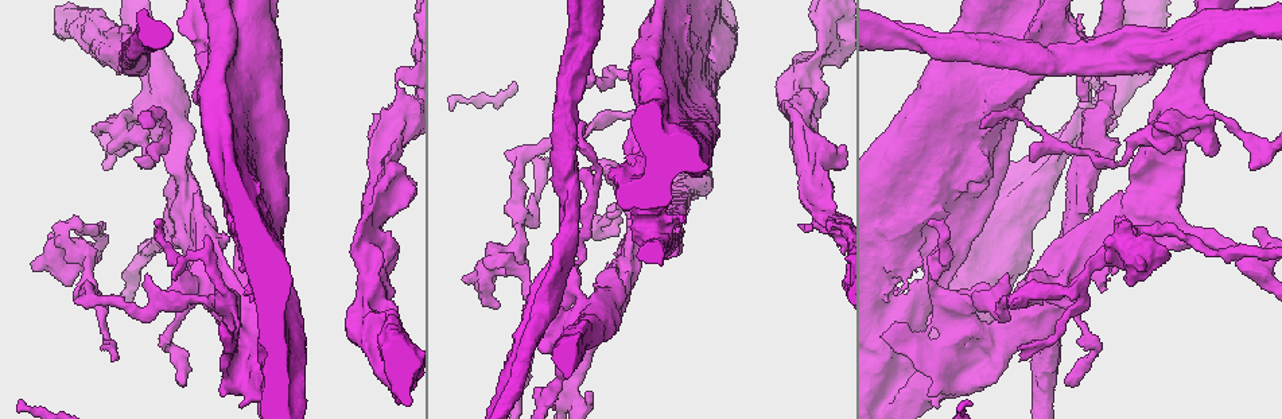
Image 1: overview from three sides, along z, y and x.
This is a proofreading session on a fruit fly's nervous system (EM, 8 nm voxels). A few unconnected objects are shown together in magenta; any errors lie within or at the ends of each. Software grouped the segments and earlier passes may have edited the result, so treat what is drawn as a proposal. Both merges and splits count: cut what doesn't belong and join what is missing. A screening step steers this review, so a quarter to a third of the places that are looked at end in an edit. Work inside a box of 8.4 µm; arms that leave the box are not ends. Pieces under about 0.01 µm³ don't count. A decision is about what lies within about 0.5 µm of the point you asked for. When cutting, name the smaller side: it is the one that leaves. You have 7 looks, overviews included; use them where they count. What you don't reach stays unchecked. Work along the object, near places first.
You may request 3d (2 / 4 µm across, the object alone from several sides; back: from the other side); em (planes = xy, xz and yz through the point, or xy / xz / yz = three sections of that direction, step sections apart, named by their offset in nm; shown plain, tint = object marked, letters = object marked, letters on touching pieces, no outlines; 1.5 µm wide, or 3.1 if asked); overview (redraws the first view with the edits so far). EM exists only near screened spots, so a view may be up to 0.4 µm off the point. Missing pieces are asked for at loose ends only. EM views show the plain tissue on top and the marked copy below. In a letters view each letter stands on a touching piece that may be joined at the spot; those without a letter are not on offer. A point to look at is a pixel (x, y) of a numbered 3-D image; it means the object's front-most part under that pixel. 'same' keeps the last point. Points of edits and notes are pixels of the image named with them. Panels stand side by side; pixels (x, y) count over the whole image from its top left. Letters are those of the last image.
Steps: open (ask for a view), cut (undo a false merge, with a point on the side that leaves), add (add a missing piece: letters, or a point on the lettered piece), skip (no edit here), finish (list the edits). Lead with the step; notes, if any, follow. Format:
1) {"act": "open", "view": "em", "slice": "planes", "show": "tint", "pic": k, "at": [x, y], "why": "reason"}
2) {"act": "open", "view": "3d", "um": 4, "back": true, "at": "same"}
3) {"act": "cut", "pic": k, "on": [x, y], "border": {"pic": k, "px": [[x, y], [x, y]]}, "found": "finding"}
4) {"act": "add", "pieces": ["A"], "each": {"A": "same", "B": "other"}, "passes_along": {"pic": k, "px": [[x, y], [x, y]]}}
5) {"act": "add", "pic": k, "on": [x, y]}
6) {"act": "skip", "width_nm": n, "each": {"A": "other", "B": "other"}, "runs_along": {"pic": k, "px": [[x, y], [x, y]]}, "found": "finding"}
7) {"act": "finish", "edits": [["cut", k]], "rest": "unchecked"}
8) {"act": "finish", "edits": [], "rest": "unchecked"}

{"act": "open", "view": "em", "slice": "planes", "show": "letters", "pic": 1, "at": [1055, 161]}

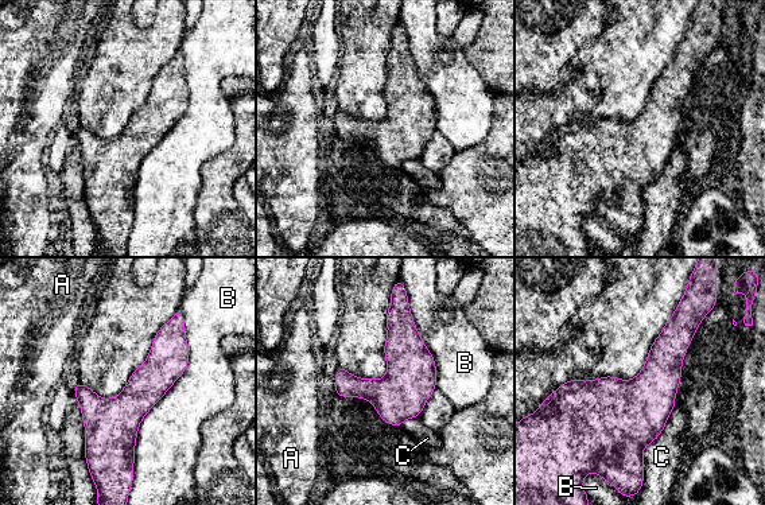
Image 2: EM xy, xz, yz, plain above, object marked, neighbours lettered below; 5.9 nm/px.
{"act": "skip", "width_nm": 190, "each": {"A": "other", "B": "other", "C": "other"}, "border": {"pic": 2, "px": [[675, 407], [643, 450], [643, 480]]}, "found": "one neuron here"}

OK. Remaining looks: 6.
{"act": "open", "view": "em", "slice": "yz", "step": 4, "show": "letters", "pic": 1, "at": [986, 166], "why": "branch stops here"}

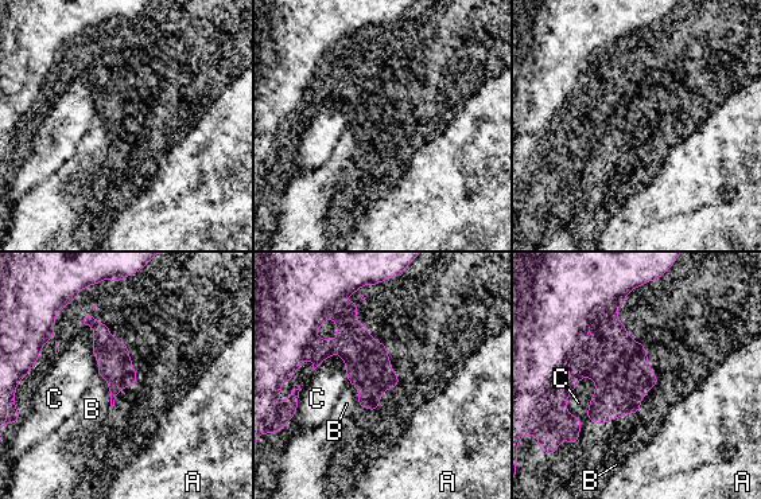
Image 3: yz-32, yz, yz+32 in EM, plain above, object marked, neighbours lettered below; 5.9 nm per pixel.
{"act": "open", "view": "em", "slice": "planes", "show": "letters", "at": "same"}

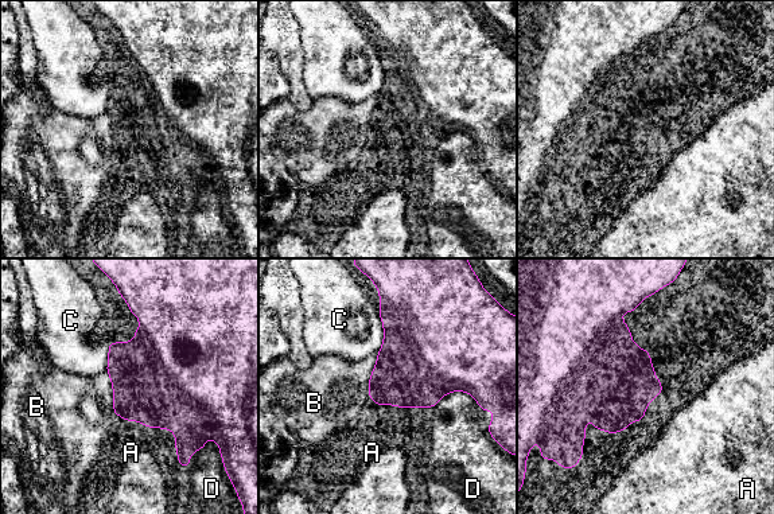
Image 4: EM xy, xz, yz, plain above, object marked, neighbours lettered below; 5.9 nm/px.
{"act": "skip", "width_nm": 500, "each": {"A": "other", "B": "other", "C": "other", "D": "other"}, "border": {"pic": 4, "px": [[649, 294], [582, 446]]}, "found": "no lettered piece goes on from it"}

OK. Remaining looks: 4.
{"act": "open", "view": "3d", "um": 2, "pic": 1, "at": [517, 214], "why": "branch point"}

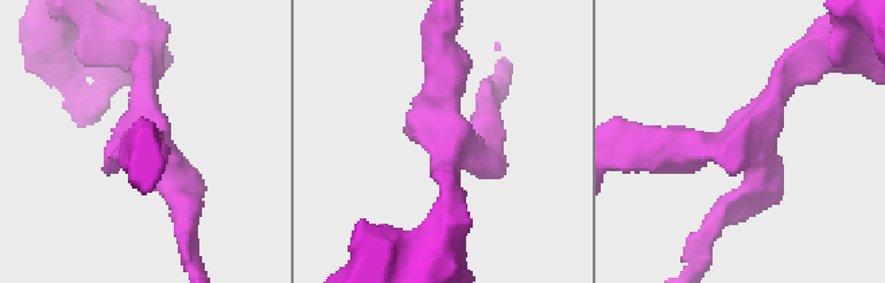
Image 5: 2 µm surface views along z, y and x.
{"act": "open", "view": "em", "slice": "planes", "show": "tint", "pic": 5, "at": [740, 144], "arms": 3}

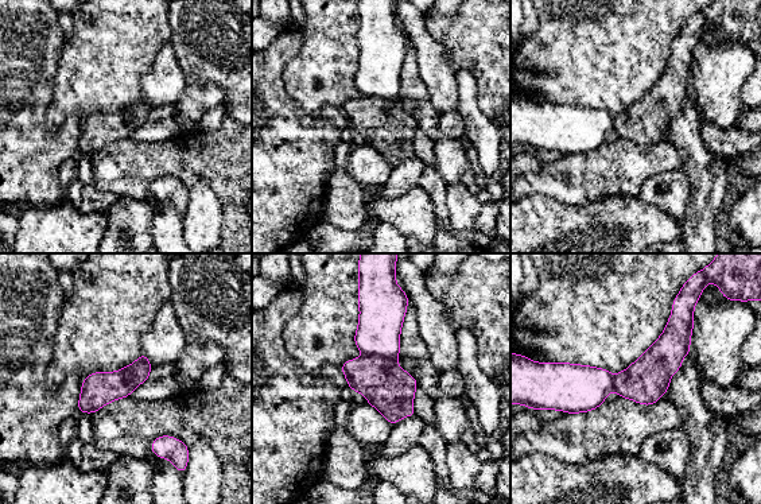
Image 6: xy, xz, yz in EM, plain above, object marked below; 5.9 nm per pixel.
{"act": "open", "view": "em", "slice": "planes", "show": "letters", "at": "same", "why": "what lies round it"}

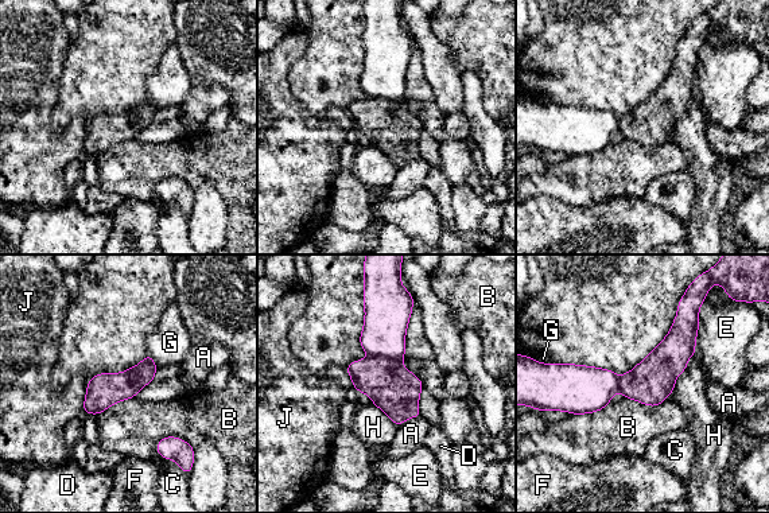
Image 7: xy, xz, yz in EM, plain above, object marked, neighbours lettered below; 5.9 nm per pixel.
{"act": "cut", "pic": 7, "on": [392, 388], "width_nm": 190, "each": {"A": "other", "B": "other", "C": "other", "D": "other", "E": "other", "F": "other", "G": "other", "H": "other", "J": "other"}, "border": {"pic": 7, "px": [[371, 356], [399, 360]]}, "found": "two neurons meet here"}

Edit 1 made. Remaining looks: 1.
{"act": "finish", "edits": [["cut", 7]], "rest": "unchecked"}

